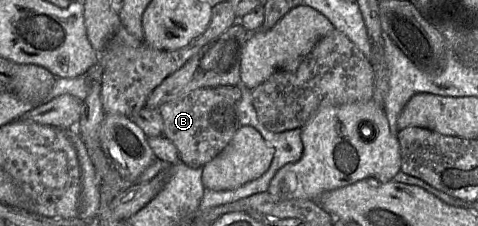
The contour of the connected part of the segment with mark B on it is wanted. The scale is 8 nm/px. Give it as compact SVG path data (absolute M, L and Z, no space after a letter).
M199 88L166 102L159 108L163 118L163 135L178 150L179 162L191 168L202 168L216 157L240 128L237 104L214 91Z

